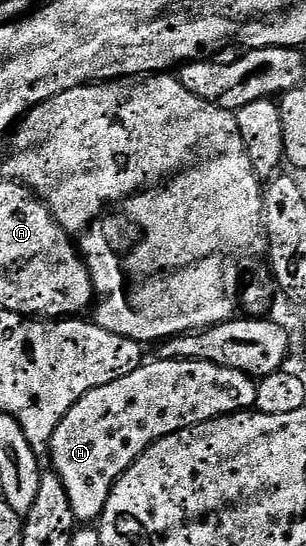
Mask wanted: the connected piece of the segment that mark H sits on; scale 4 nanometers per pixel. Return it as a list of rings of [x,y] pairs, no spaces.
[[[164,357],[162,361],[163,362],[144,361],[142,366],[137,367],[135,370],[130,370],[125,376],[121,376],[109,384],[101,384],[99,388],[93,388],[89,392],[85,392],[85,396],[81,396],[81,400],[77,400],[77,402],[73,404],[73,408],[69,408],[69,412],[65,412],[65,416],[61,422],[57,424],[57,428],[51,436],[51,445],[49,447],[49,459],[51,458],[50,469],[61,480],[61,484],[65,484],[65,496],[69,498],[69,508],[73,510],[76,523],[91,524],[103,515],[103,509],[109,500],[111,490],[115,487],[115,482],[152,446],[152,444],[154,444],[154,442],[160,442],[160,440],[172,433],[172,431],[180,425],[179,414],[186,412],[187,401],[189,401],[191,397],[199,398],[199,416],[197,416],[199,422],[212,422],[214,418],[224,418],[227,414],[247,412],[255,405],[255,388],[257,382],[256,379],[252,378],[249,374],[242,374],[233,368],[225,368],[221,364],[198,362],[197,360],[189,360],[188,358]]]

